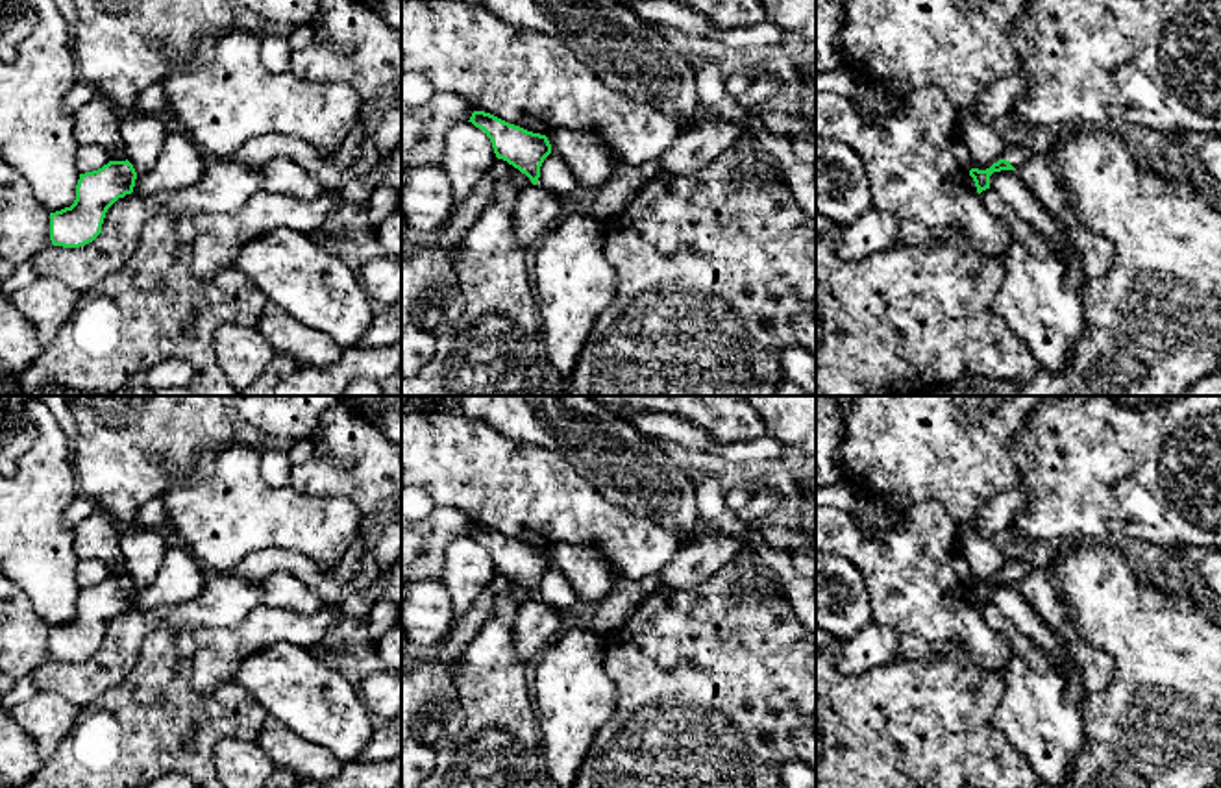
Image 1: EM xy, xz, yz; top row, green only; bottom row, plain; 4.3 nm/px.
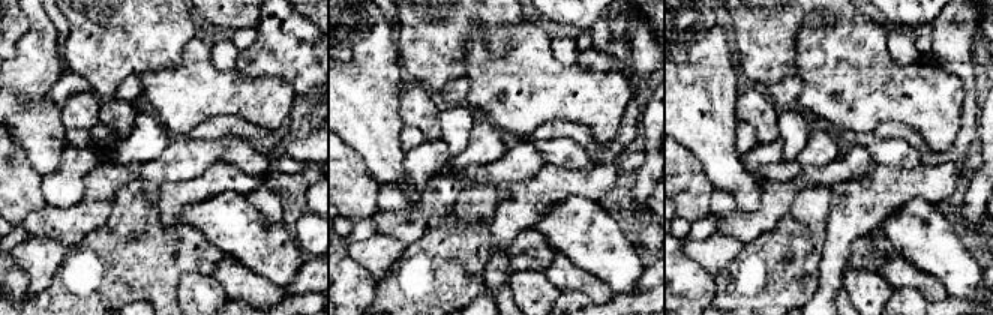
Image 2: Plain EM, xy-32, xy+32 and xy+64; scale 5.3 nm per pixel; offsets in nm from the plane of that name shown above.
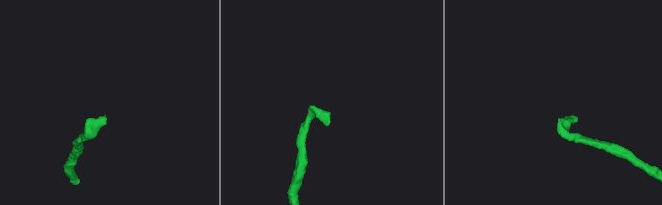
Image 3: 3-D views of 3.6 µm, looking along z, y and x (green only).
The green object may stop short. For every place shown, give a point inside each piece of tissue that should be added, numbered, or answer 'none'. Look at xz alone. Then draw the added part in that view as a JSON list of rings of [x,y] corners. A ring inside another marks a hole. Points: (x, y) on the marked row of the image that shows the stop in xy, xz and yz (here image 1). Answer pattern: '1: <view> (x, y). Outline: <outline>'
none

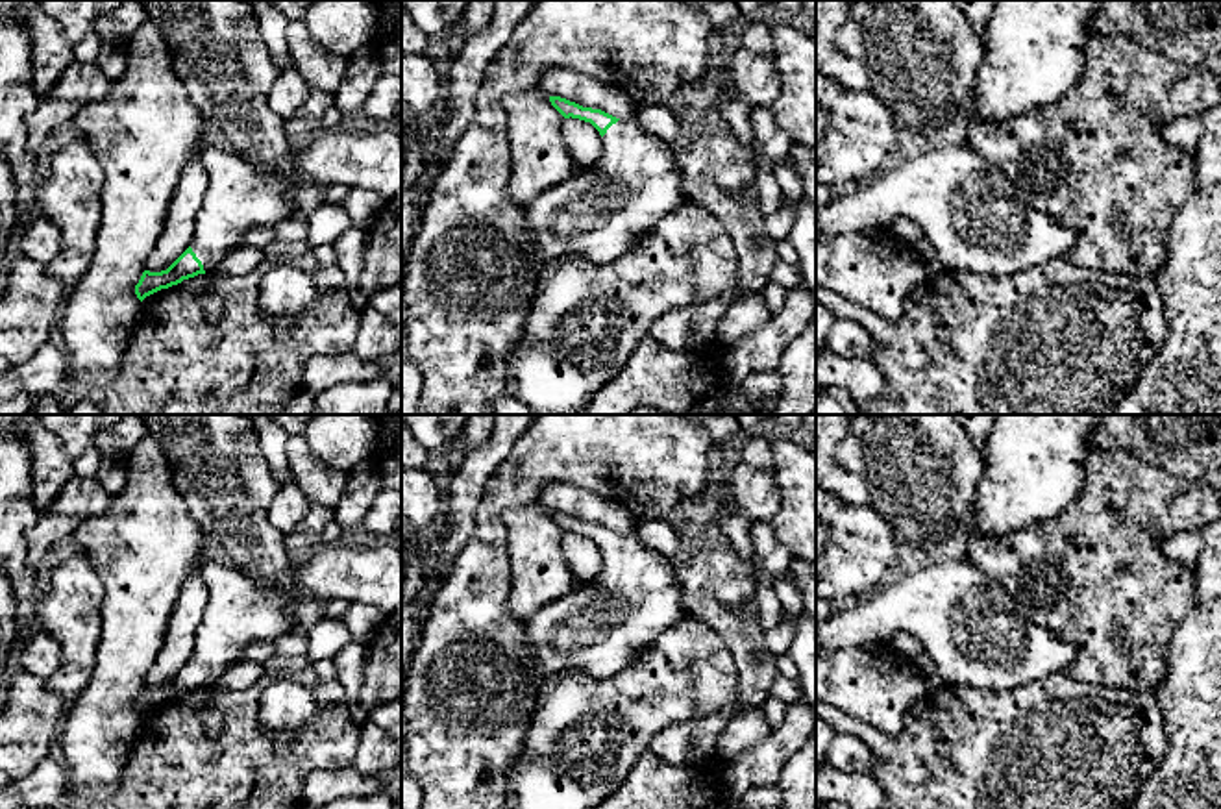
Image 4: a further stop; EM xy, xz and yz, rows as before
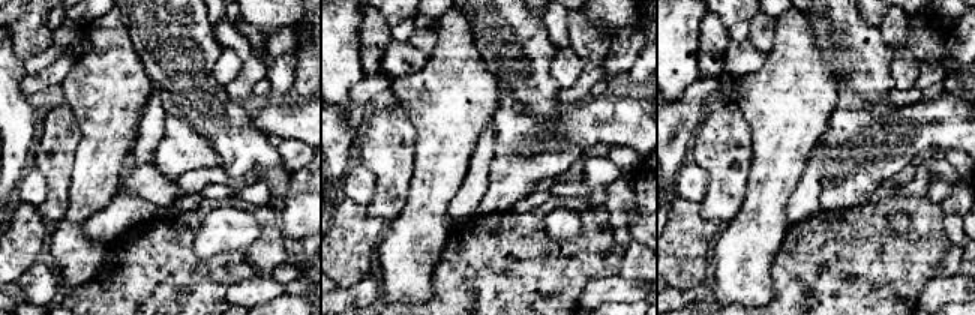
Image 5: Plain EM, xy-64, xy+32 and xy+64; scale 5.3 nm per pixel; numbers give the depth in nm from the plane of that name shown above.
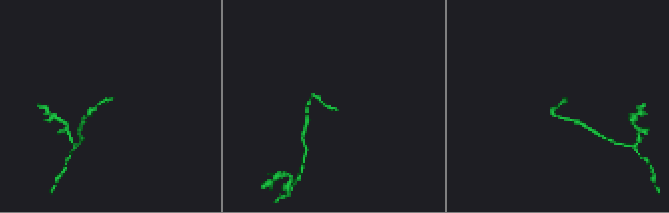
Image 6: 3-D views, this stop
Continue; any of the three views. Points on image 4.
1: xy (239, 195). Outline: [[[204,146],[207,189],[194,217],[192,252],[205,272],[235,248],[240,235],[257,226],[278,226],[292,217],[287,183],[276,174],[222,148]]]

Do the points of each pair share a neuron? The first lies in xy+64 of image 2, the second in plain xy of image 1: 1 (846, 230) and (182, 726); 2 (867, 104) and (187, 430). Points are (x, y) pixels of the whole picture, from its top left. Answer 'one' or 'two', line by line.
1: two
2: two

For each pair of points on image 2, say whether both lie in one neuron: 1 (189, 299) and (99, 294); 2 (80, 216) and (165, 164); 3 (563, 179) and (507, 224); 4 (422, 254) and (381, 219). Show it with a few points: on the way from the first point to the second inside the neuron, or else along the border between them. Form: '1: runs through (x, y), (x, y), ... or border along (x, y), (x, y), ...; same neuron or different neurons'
1: border along (206, 276), (185, 273), (179, 281), (177, 299); different neurons
2: runs through (99, 195), (122, 173), (144, 171); same neuron
3: runs through (549, 186), (521, 210); same neuron
4: border along (440, 224), (407, 245); different neurons

